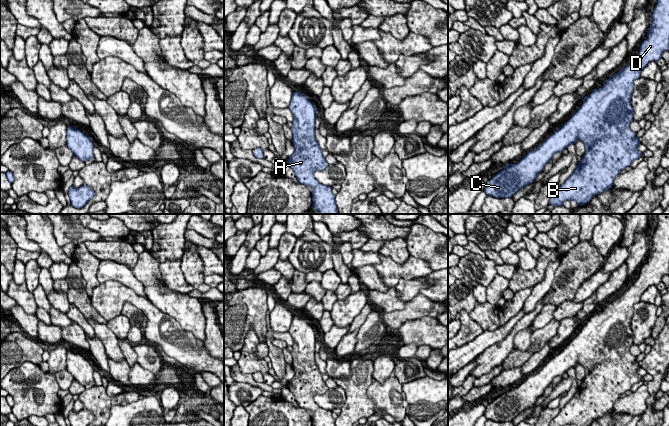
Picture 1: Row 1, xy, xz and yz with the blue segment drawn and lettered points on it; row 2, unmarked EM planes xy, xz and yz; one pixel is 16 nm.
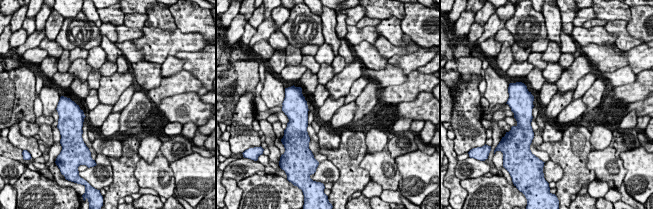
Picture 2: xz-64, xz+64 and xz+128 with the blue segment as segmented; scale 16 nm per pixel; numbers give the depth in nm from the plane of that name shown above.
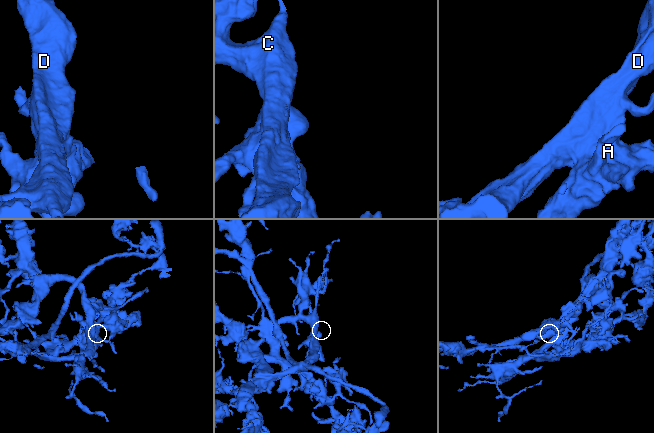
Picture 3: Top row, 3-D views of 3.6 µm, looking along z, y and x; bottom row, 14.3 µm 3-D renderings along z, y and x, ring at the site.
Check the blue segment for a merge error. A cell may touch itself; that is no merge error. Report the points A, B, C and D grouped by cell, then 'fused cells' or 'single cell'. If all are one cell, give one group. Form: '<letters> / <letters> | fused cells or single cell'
A B C D | single cell

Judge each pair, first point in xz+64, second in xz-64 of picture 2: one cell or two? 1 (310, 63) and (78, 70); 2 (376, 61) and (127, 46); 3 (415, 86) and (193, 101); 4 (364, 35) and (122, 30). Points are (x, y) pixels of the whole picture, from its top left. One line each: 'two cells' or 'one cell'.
1: one cell
2: one cell
3: two cells
4: one cell

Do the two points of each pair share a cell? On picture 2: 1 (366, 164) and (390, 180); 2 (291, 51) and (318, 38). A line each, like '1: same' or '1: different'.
1: same
2: different

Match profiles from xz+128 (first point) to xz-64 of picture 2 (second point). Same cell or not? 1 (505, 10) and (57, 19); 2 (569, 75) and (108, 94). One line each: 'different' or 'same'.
1: same
2: same

